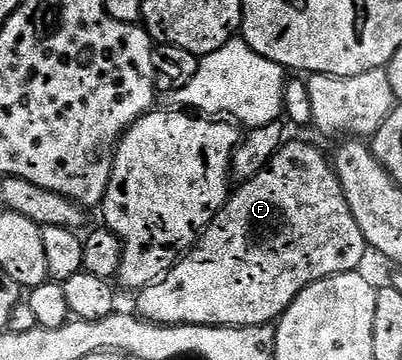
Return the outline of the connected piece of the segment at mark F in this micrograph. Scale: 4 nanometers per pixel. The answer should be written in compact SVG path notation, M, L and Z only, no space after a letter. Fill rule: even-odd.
M289 140L262 168L261 172L255 175L253 179L247 179L240 183L230 193L229 201L225 203L225 207L213 217L211 224L197 239L197 243L187 253L181 255L181 258L168 270L165 277L159 282L152 282L148 288L136 295L137 307L135 307L135 310L144 321L162 326L268 326L276 323L285 313L285 309L311 284L336 274L354 273L360 267L357 265L364 260L365 254L367 255L365 237L359 228L359 224L355 224L355 220L351 216L347 196L339 184L337 171L334 170L332 161L327 157L327 154L325 158L324 152L319 147L312 146L309 142L291 142Z

